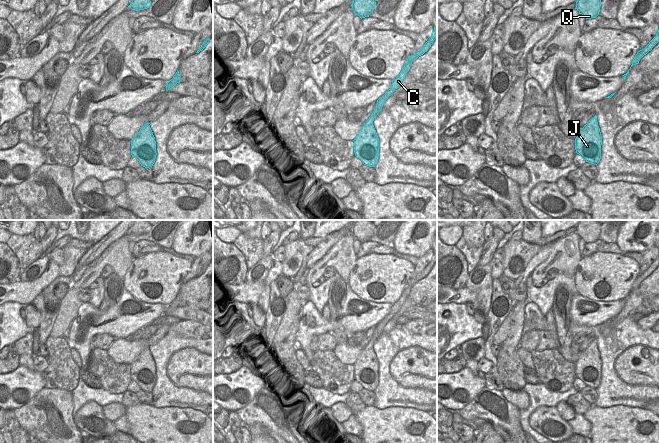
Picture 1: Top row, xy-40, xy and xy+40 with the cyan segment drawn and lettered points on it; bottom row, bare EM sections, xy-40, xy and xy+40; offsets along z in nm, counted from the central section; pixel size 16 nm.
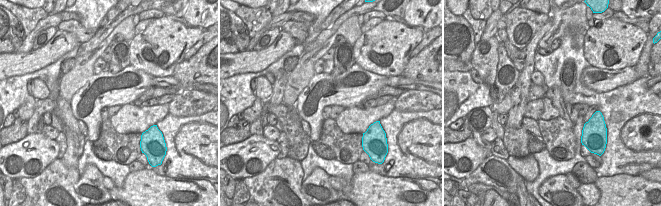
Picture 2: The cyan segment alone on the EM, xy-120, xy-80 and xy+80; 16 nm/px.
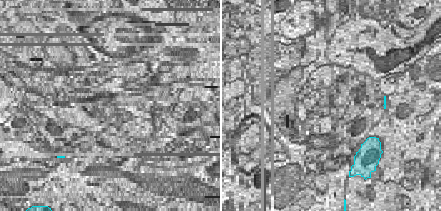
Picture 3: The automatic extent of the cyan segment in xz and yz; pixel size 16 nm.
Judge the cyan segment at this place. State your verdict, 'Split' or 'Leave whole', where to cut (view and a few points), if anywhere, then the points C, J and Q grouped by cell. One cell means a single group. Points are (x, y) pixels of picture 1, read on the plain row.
Leave whole. No split. Groups: C J Q.

